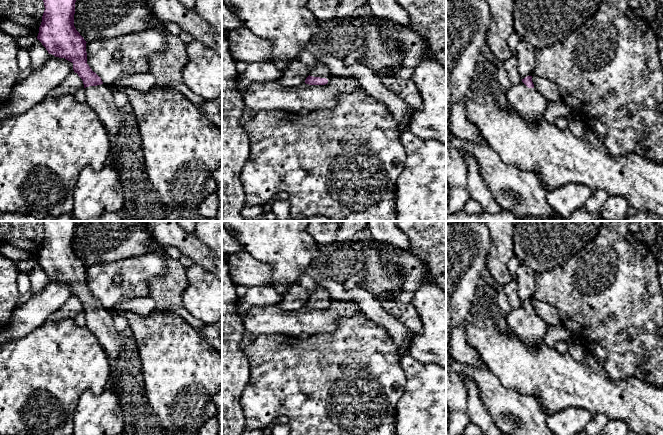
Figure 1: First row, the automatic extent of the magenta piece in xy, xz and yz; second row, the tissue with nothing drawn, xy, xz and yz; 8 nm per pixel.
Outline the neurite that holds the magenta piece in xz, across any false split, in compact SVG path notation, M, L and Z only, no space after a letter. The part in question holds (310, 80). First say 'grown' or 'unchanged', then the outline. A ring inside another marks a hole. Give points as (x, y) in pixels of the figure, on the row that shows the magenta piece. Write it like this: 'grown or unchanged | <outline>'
unchanged | M309 75L306 78L305 83L309 85L325 85L328 83L328 80L326 78L313 77Z

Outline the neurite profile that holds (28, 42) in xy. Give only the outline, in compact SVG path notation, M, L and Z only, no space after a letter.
M31 35L30 37L21 37L17 38L17 43L19 47L25 48L27 51L34 45L36 42L37 37L34 35Z

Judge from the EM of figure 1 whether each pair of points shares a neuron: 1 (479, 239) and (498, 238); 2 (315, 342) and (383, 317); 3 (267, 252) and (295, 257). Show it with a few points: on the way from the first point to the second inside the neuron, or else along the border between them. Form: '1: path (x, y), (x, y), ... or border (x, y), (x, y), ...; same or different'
1: border (489, 231), (491, 248), (486, 261); different
2: border (362, 313), (371, 321), (380, 324), (390, 336); different
3: path (274, 254), (288, 254); same

